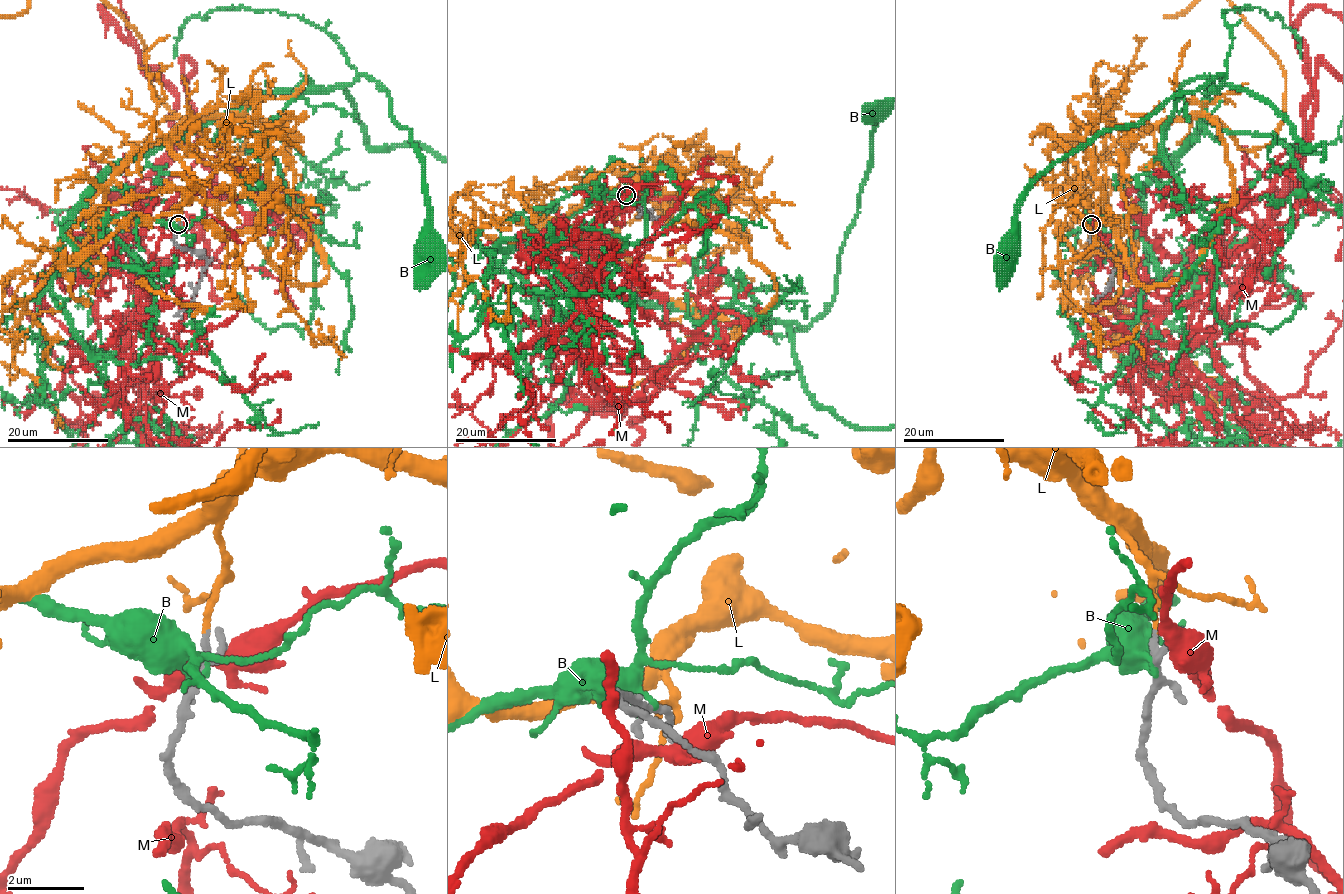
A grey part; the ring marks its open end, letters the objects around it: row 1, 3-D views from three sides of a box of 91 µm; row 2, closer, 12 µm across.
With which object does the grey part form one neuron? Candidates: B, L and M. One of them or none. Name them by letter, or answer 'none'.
L

